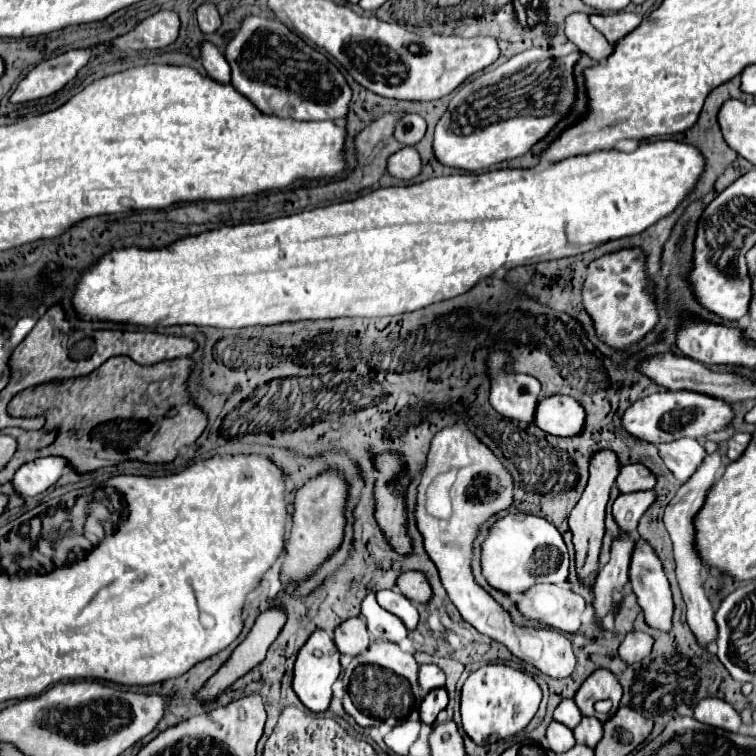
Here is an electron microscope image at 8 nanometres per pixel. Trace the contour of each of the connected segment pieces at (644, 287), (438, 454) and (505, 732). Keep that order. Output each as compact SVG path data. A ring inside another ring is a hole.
M624 249L592 261L582 295L584 307L594 319L598 337L616 349L636 343L658 321L658 311L648 289L648 277L644 273L642 251L638 249Z
M456 421L444 427L432 439L428 463L418 485L416 523L424 537L424 549L440 571L440 579L448 597L458 607L460 615L480 633L504 643L512 655L540 669L544 675L564 679L574 671L572 643L552 627L516 625L510 613L484 589L472 575L474 541L480 527L500 511L514 507L514 477L480 441L466 421Z
M488 663L470 673L466 683L462 685L462 701L460 701L462 727L474 743L478 745L494 743L496 739L510 737L522 731L536 715L540 699L542 689L528 673L514 669L510 665Z

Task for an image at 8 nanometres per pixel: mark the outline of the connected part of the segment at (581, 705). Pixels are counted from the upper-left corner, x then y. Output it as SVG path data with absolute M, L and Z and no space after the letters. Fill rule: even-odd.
M596 669L584 683L582 687L576 691L574 701L578 705L578 709L582 711L582 715L588 717L596 717L600 721L606 721L608 717L612 717L612 713L618 709L622 697L622 687L620 681L616 679L614 673L604 671L604 669ZM600 699L612 699L612 711L610 713L596 713L594 711L594 703Z

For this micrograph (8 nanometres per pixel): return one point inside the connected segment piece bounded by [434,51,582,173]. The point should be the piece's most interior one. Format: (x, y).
(522, 116)

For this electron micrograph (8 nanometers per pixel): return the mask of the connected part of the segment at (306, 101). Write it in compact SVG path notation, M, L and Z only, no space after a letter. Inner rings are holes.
M258 15L244 17L240 27L232 33L224 55L232 67L232 87L266 115L322 121L340 119L348 113L352 89L340 69L318 49L300 41L298 35L280 21Z

